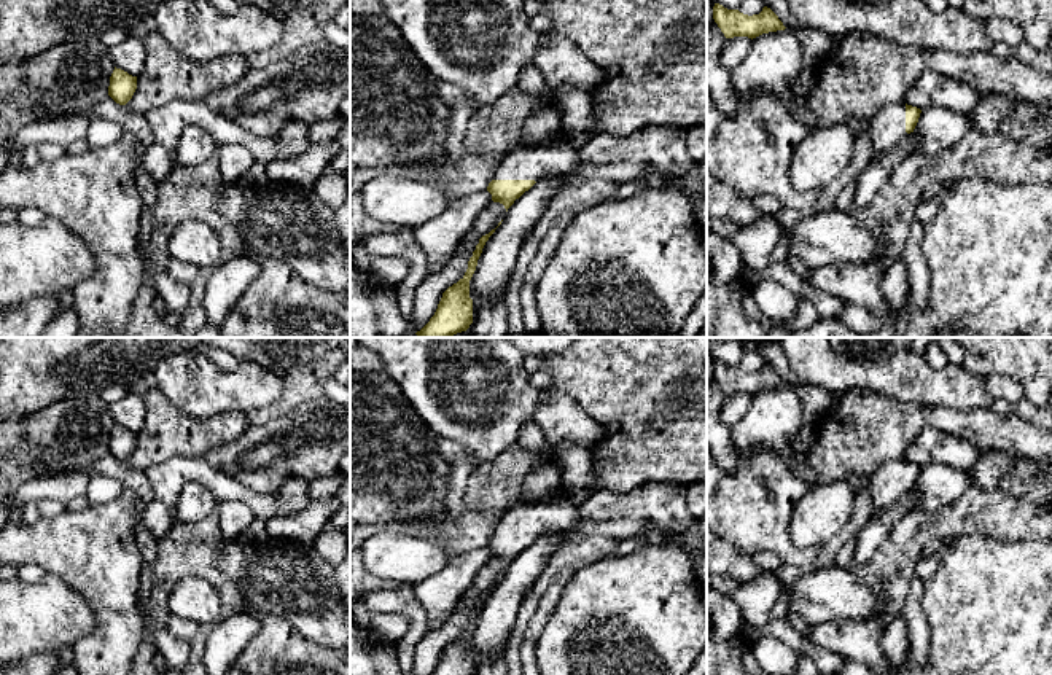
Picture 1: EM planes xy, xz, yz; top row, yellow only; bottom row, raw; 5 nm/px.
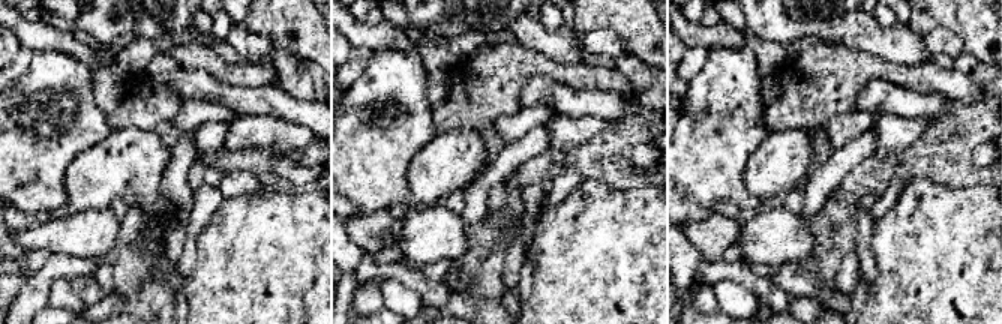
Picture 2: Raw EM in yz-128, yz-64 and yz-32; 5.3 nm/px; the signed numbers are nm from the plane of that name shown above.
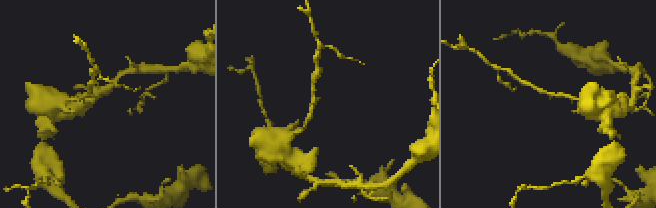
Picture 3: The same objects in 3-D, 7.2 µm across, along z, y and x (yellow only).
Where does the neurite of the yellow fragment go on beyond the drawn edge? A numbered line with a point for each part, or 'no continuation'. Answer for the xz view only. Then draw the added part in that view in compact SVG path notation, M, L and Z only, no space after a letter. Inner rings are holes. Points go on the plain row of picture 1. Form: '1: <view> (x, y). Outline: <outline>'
1: xz (530, 519). Outline: M567 497L557 500L524 503L503 516L493 536L541 536L547 530L565 530L581 522L578 505Z

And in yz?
1: yz (887, 484). Outline: M906 458L883 462L869 478L874 516L893 505L906 489Z

